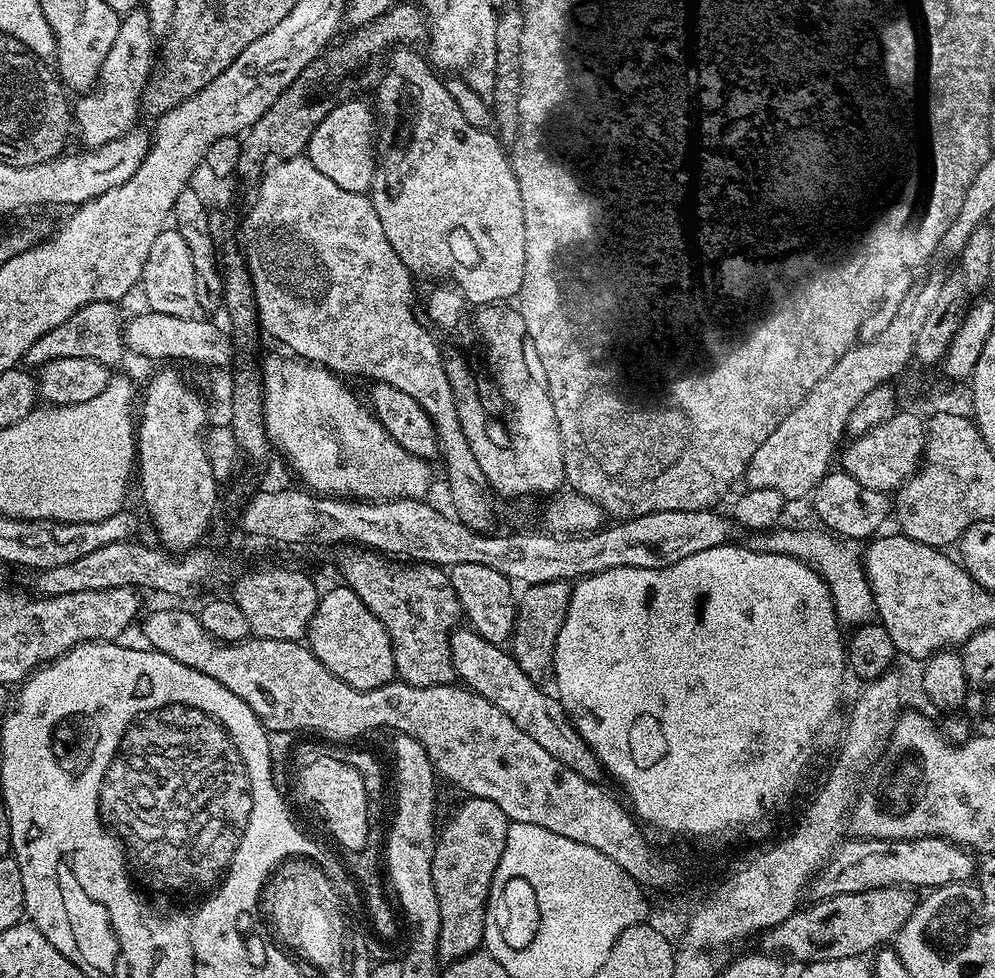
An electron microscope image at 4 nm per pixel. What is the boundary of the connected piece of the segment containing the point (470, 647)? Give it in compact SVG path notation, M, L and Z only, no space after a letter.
M460 626L450 638L450 654L459 683L469 692L476 692L498 706L498 710L502 710L502 714L506 714L506 718L510 718L510 722L514 722L514 726L522 730L522 734L530 734L530 738L534 738L534 742L538 742L542 750L554 754L554 758L570 766L574 774L582 774L582 778L587 780L601 779L600 761L596 759L592 747L580 737L578 730L572 725L559 699L551 691L543 692L541 685L531 680L522 670L522 666L518 666L507 647L490 643L477 632L473 632L471 627Z

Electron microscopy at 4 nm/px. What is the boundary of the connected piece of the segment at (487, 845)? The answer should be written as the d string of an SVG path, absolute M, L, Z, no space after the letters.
M467 797L455 810L444 828L441 827L431 860L431 878L434 880L435 893L439 902L439 946L437 957L444 962L460 960L477 951L484 940L484 930L488 923L486 906L491 897L492 880L496 873L502 851L505 850L509 818L502 813L494 802L486 798Z

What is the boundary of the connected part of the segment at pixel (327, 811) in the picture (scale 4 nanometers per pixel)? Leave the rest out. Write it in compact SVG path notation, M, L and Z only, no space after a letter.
M339 755L320 756L310 761L300 772L300 792L305 802L324 819L329 834L345 848L346 853L356 853L369 842L368 795L362 774L358 774L354 766L342 762Z

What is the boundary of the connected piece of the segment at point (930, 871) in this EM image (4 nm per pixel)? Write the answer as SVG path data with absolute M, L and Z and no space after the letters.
M927 836L917 840L850 840L821 867L818 875L811 881L810 892L813 892L813 897L837 896L843 892L865 892L875 888L906 887L913 890L931 890L944 884L971 881L978 868L969 849L943 840L941 836Z

